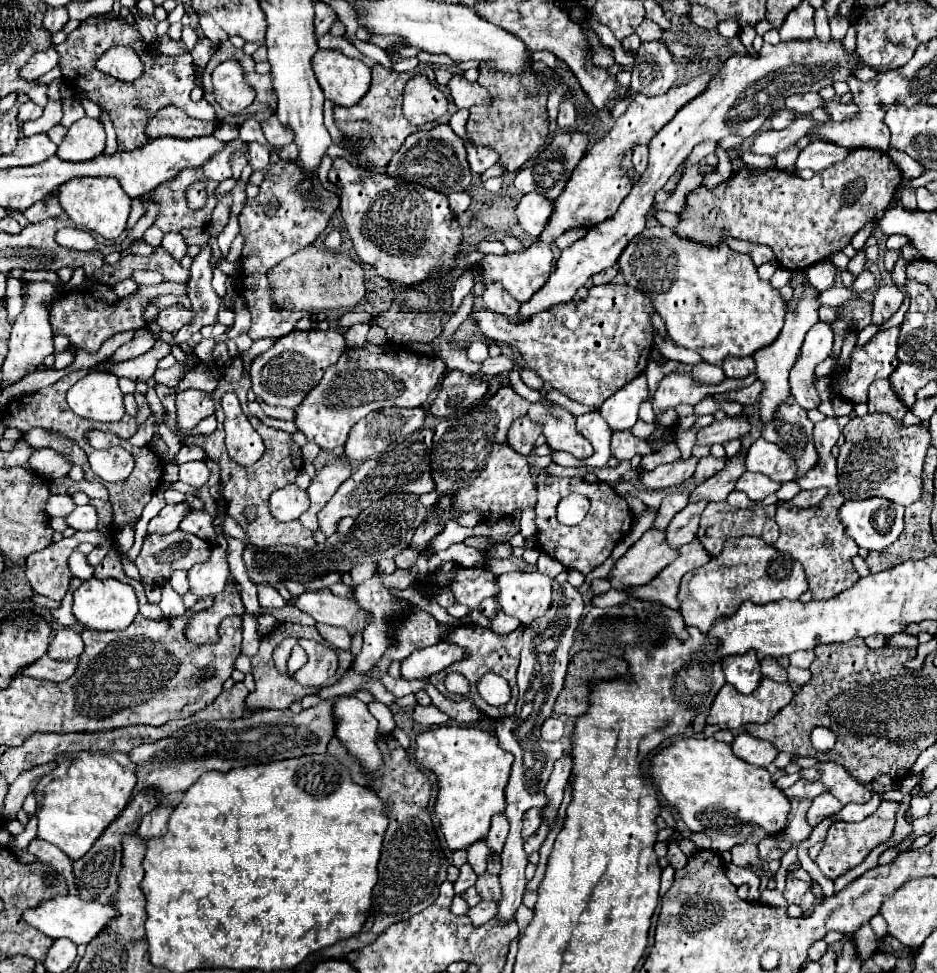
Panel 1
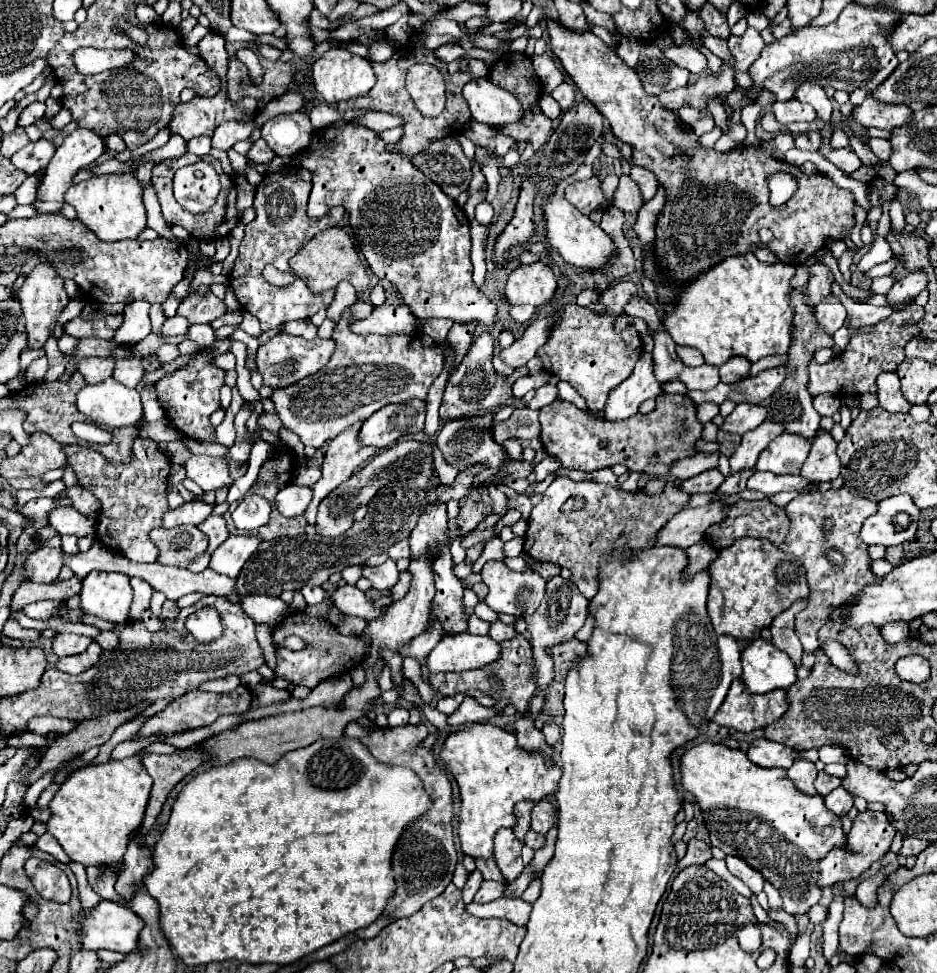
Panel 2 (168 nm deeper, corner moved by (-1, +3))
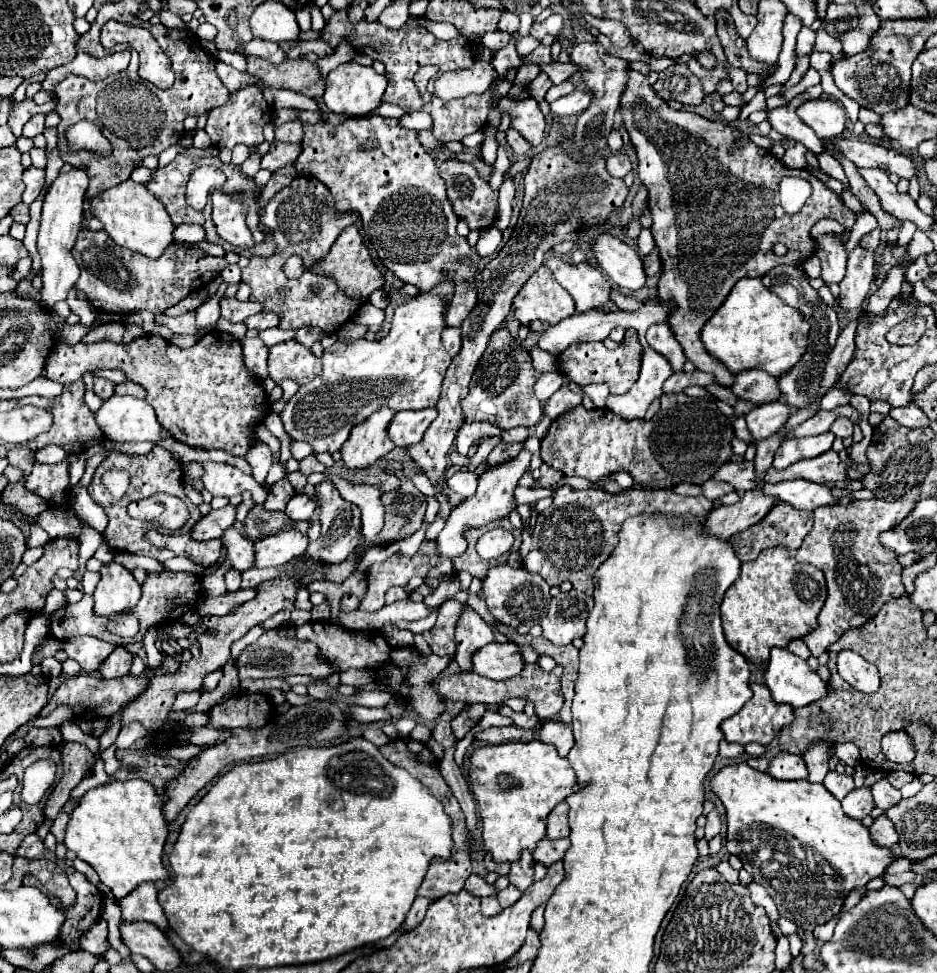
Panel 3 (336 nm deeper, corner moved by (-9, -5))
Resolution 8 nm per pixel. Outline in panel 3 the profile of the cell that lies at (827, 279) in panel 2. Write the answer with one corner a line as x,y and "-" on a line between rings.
822,234
816,238
816,256
822,260
822,278
826,284
842,282
846,274
846,248
838,234

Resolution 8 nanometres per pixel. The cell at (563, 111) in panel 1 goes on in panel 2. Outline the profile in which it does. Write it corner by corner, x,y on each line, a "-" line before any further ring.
560,84
554,92
552,92
552,96
558,100
558,104
560,104
560,108
566,112
568,108
572,108
572,104
574,104
574,90
572,90
572,86
570,84

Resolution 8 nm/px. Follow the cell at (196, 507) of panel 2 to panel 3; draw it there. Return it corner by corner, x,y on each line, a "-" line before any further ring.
228,504
220,510
212,510
208,516
204,516
192,530
192,536
196,540
214,540
224,534
226,528
230,528
236,520
236,506

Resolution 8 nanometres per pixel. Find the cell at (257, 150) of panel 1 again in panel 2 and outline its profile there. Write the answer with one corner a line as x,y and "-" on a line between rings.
262,138
256,140
256,142
252,144
250,152
248,152
248,158
250,158
252,162
256,162
256,164
268,164
274,156
276,156
276,154
268,148
266,140
262,140

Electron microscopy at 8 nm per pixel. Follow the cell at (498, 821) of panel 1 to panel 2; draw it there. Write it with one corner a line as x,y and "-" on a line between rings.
500,828
500,832
496,832
494,858
496,858
498,868
504,872
506,882
512,882
524,868
520,848
522,848
522,844
516,840
516,836
510,828

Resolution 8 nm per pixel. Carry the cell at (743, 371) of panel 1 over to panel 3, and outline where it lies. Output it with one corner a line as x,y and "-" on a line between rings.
746,370
746,372
736,374
732,392
738,398
750,400
754,404
774,402
774,400
780,400
782,396
778,388
778,378
768,376
768,372
760,372
760,370

